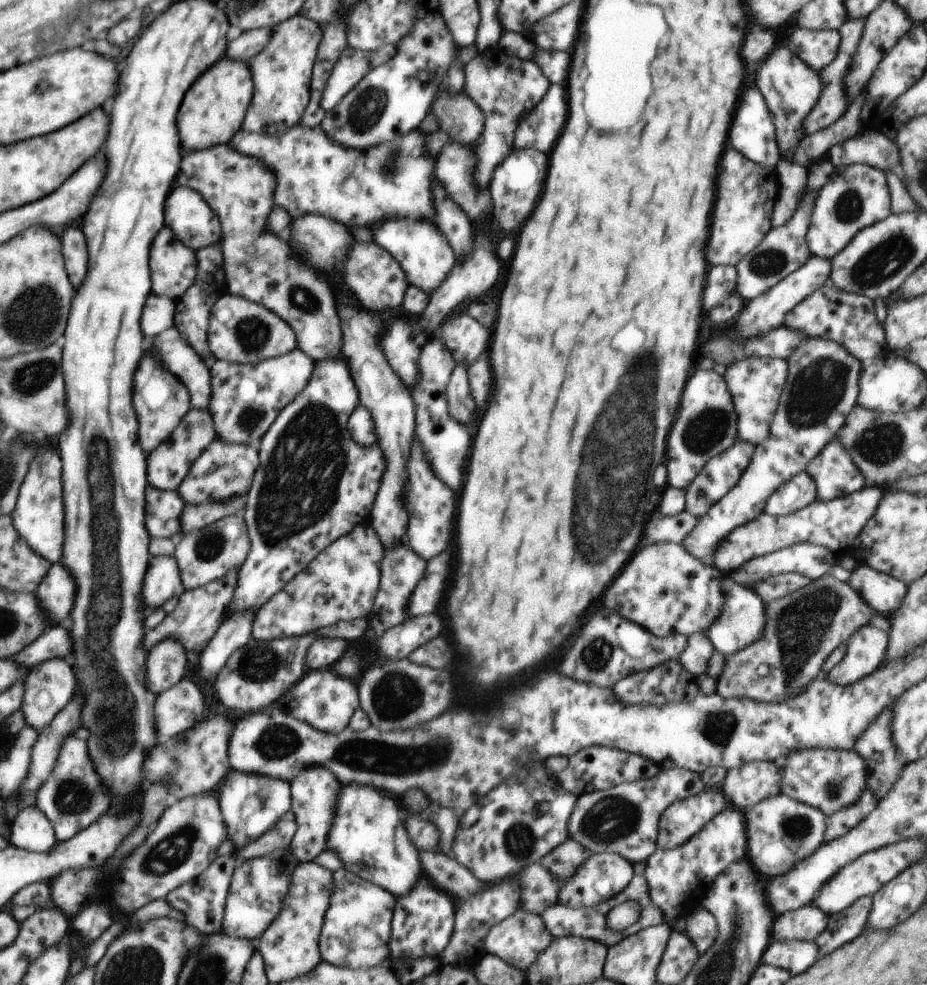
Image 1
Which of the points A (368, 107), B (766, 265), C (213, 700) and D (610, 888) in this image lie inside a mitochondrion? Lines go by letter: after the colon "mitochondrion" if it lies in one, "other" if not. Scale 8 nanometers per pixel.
A: mitochondrion
B: mitochondrion
C: other
D: other

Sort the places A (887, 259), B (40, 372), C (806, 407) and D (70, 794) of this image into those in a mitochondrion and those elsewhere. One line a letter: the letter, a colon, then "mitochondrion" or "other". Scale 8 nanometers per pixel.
A: mitochondrion
B: mitochondrion
C: mitochondrion
D: mitochondrion

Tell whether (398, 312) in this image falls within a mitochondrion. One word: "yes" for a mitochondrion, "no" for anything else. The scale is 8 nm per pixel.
no

